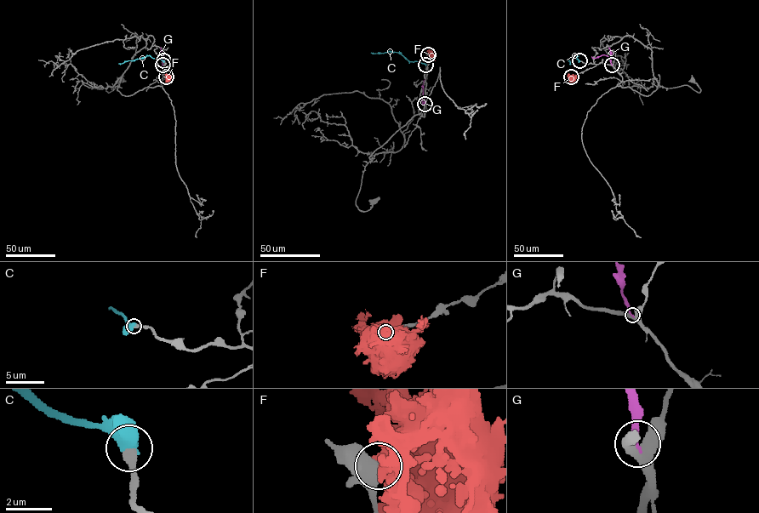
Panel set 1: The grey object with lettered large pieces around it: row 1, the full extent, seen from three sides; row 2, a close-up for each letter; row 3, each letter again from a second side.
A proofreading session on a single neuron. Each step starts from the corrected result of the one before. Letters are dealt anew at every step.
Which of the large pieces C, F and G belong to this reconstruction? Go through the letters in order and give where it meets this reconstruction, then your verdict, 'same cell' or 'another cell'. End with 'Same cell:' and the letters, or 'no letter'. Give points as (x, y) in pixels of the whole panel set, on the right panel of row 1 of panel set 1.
C: contact (579, 60); same cell
F: contact (571, 76); another cell
G: contact (612, 65); another cell
Same cell: C

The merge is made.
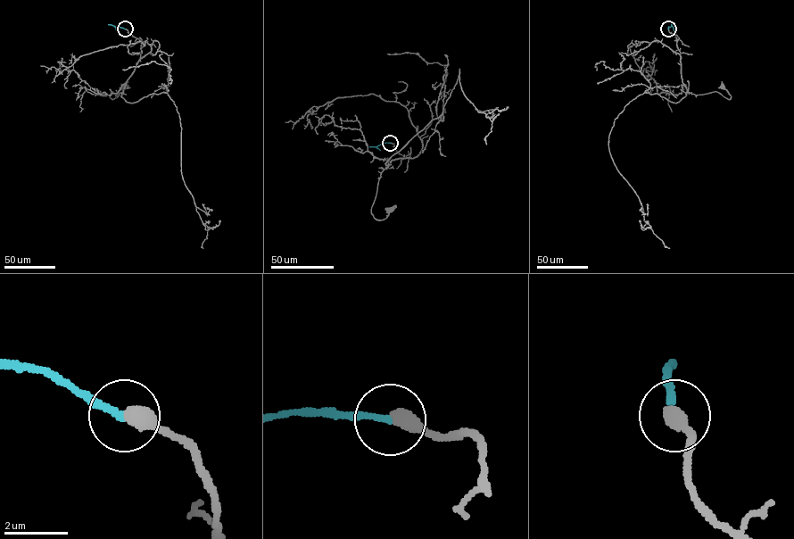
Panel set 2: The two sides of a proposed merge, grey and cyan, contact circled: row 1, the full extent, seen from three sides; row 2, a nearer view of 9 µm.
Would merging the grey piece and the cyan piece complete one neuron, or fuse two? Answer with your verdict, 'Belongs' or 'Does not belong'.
Belongs

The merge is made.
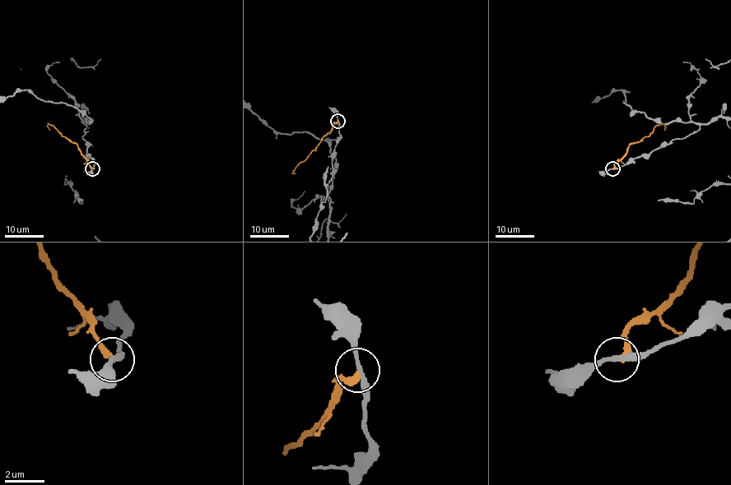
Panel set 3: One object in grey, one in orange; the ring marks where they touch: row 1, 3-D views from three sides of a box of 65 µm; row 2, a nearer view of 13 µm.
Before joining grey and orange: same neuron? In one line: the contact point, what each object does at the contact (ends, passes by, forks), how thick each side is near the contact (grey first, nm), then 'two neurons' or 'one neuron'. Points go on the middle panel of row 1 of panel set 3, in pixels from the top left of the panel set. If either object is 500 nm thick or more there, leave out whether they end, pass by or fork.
at (337, 121); grey passes by; orange ends there; 240 nm thick on the grey side, 320 nm on the other; two neurons

